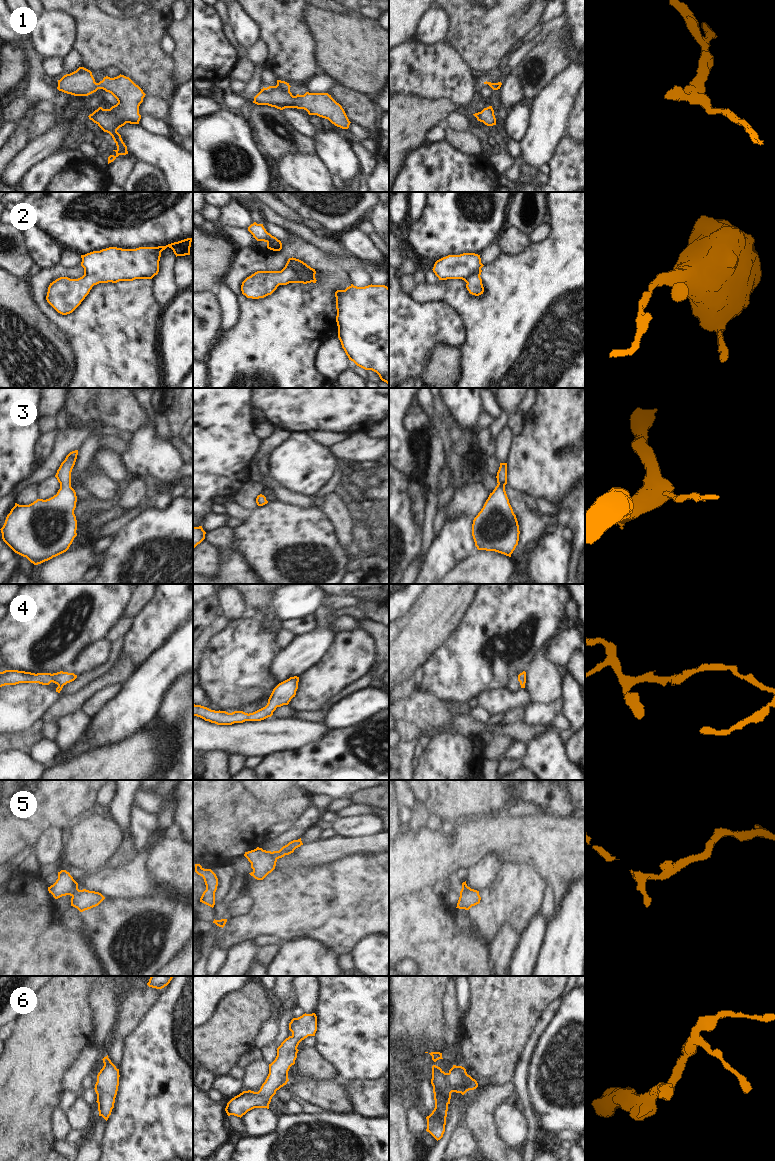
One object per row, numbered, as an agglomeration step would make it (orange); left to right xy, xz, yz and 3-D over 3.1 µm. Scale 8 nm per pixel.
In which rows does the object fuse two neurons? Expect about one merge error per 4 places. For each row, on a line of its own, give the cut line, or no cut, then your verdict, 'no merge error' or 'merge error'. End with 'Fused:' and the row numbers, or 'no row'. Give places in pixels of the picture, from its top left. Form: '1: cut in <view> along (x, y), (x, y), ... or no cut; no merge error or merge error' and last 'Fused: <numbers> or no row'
1: no cut; no merge error
2: no cut; no merge error
3: no cut; no merge error
4: no cut; no merge error
5: no cut; no merge error
6: no cut; no merge error
Fused: no row

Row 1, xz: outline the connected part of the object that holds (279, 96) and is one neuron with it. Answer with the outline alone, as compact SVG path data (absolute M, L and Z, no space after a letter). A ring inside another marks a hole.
M277 80L276 86L262 88L254 97L253 103L268 105L277 109L304 109L309 115L317 115L328 119L332 124L342 129L348 129L350 121L342 108L328 93L309 93L293 96L289 83Z

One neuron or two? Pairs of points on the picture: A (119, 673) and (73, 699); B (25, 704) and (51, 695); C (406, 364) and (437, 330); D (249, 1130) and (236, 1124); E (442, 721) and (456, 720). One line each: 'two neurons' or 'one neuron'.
A: one neuron
B: one neuron
C: one neuron
D: two neurons
E: two neurons

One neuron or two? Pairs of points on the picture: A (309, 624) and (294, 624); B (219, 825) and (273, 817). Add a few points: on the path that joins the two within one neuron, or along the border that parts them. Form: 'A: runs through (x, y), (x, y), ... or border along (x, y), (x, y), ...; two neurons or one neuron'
A: runs through (305, 624), (298, 624); one neuron
B: runs through (232, 821), (249, 821), (260, 818); one neuron

